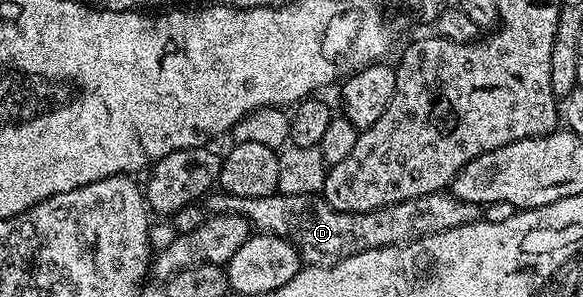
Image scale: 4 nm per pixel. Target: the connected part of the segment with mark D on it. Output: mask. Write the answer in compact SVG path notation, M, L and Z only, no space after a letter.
M214 191L205 198L204 205L210 208L211 214L235 213L245 217L257 232L271 233L291 241L306 265L334 265L345 257L369 249L407 245L421 237L452 231L452 227L470 225L480 217L479 206L462 201L449 191L429 193L367 213L336 211L321 196L312 193L288 195L276 192L260 199L244 199Z

